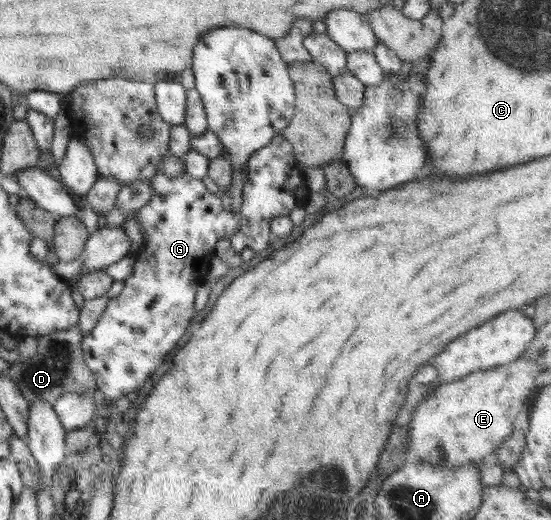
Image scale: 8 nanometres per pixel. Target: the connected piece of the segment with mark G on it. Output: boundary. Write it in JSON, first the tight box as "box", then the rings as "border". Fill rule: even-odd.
{"box":[81,168,240,408],"border":[[[161,168],[157,169],[155,175],[146,182],[151,184],[153,188],[153,194],[151,195],[151,201],[136,210],[138,213],[138,222],[140,222],[140,230],[144,235],[143,241],[143,253],[138,252],[134,255],[135,263],[132,269],[132,275],[124,281],[125,287],[120,291],[120,294],[116,298],[110,299],[107,304],[106,310],[102,313],[100,320],[98,320],[96,326],[90,331],[89,335],[83,335],[81,342],[81,347],[83,350],[83,357],[88,368],[93,372],[95,376],[95,381],[97,382],[98,388],[104,393],[105,400],[110,403],[113,408],[115,408],[115,400],[124,396],[129,392],[138,390],[143,386],[144,383],[148,383],[148,378],[150,375],[154,374],[156,367],[160,366],[160,363],[164,360],[164,357],[168,354],[173,353],[173,348],[176,343],[181,339],[181,336],[186,332],[188,325],[190,324],[191,318],[196,314],[194,308],[194,301],[197,291],[197,286],[200,283],[204,283],[205,278],[208,273],[208,268],[210,268],[210,260],[216,256],[216,244],[220,239],[229,239],[233,234],[238,232],[240,226],[240,215],[232,211],[224,210],[222,207],[222,201],[218,194],[212,194],[206,185],[202,183],[201,180],[197,178],[192,178],[186,169],[180,176],[175,176],[170,178],[167,174],[163,173]]]}

